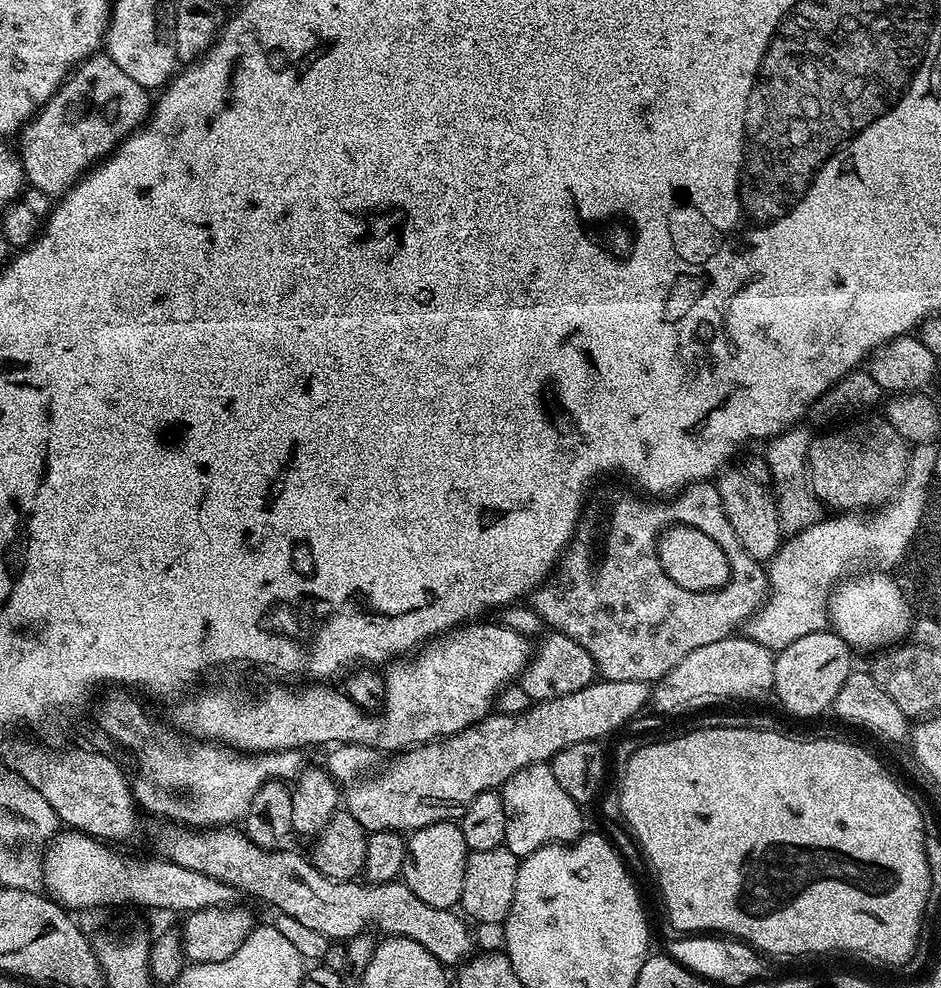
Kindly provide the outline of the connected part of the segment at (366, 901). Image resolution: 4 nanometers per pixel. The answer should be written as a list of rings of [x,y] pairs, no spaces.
[[[168,822],[156,832],[156,848],[161,857],[178,866],[186,866],[186,870],[198,870],[198,874],[206,874],[210,878],[218,878],[218,882],[226,882],[226,886],[235,888],[237,893],[249,892],[257,896],[264,904],[277,908],[284,916],[289,916],[296,924],[301,924],[308,932],[317,932],[325,936],[328,942],[347,942],[369,929],[383,934],[385,937],[405,936],[430,950],[434,958],[445,966],[459,966],[473,955],[472,932],[469,921],[451,908],[435,908],[426,906],[418,894],[408,889],[403,882],[386,884],[370,884],[367,882],[337,882],[326,878],[313,866],[307,855],[299,856],[289,850],[269,850],[260,848],[243,831],[236,826],[205,827],[195,830],[186,826],[177,826]]]

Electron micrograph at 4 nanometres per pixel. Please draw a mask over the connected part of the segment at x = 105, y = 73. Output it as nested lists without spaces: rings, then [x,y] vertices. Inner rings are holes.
[[[107,54],[89,56],[81,60],[72,69],[60,89],[40,107],[40,111],[24,125],[19,133],[20,148],[18,155],[20,165],[24,168],[24,179],[42,194],[59,198],[76,185],[77,180],[112,151],[147,121],[150,115],[149,89],[138,86],[130,74],[124,73]]]

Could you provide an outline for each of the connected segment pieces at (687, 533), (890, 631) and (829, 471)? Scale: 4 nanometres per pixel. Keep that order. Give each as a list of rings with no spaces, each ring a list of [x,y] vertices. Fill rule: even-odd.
[[[664,512],[664,520],[660,520],[660,526],[654,530],[652,556],[672,580],[680,582],[686,588],[704,588],[704,596],[724,594],[724,590],[736,582],[736,570],[726,556],[724,546],[714,540],[714,534],[696,522],[680,518],[668,520],[668,512]]]
[[[863,576],[861,580],[845,579],[836,585],[828,598],[828,623],[831,631],[841,636],[853,650],[861,648],[864,652],[875,653],[877,650],[887,650],[899,645],[911,633],[914,627],[912,620],[914,620],[914,614],[906,598],[902,592],[896,592],[896,584],[892,584],[892,580],[884,580],[884,576]]]
[[[860,420],[849,428],[811,437],[807,483],[812,496],[825,509],[840,514],[868,510],[889,501],[899,491],[907,476],[909,455],[908,441],[890,426],[888,420]]]

